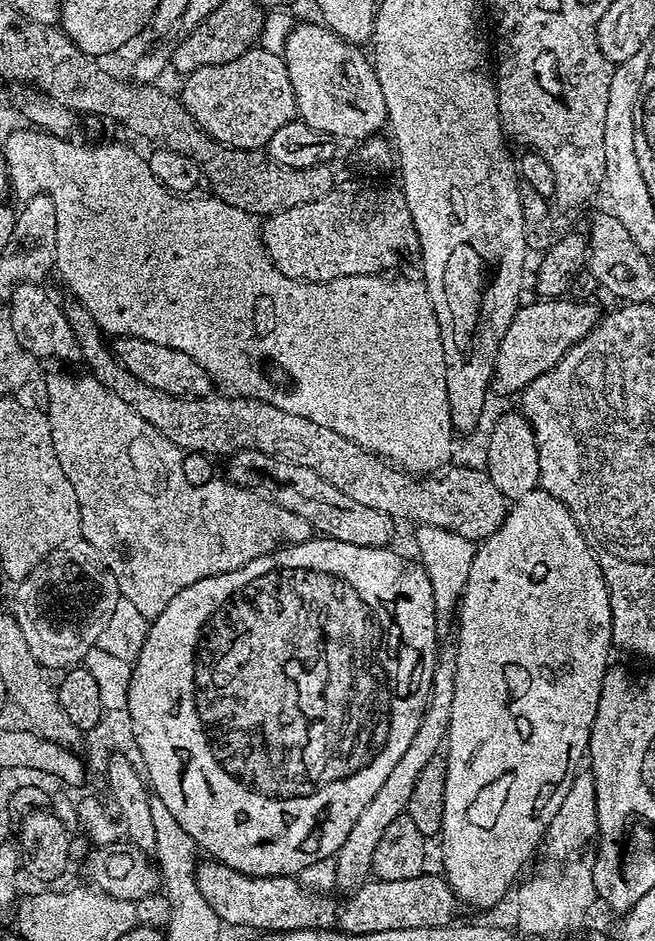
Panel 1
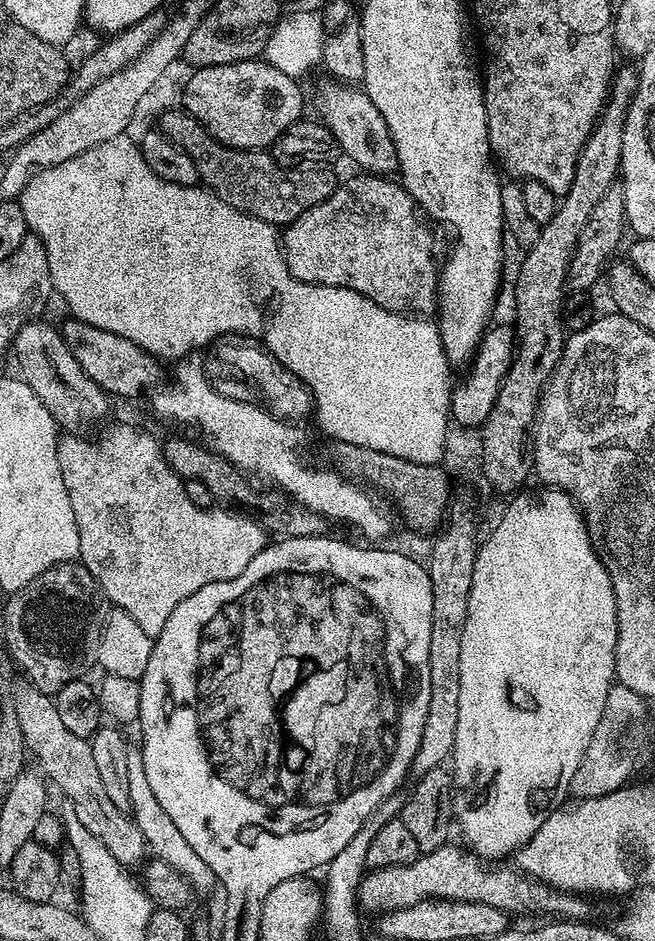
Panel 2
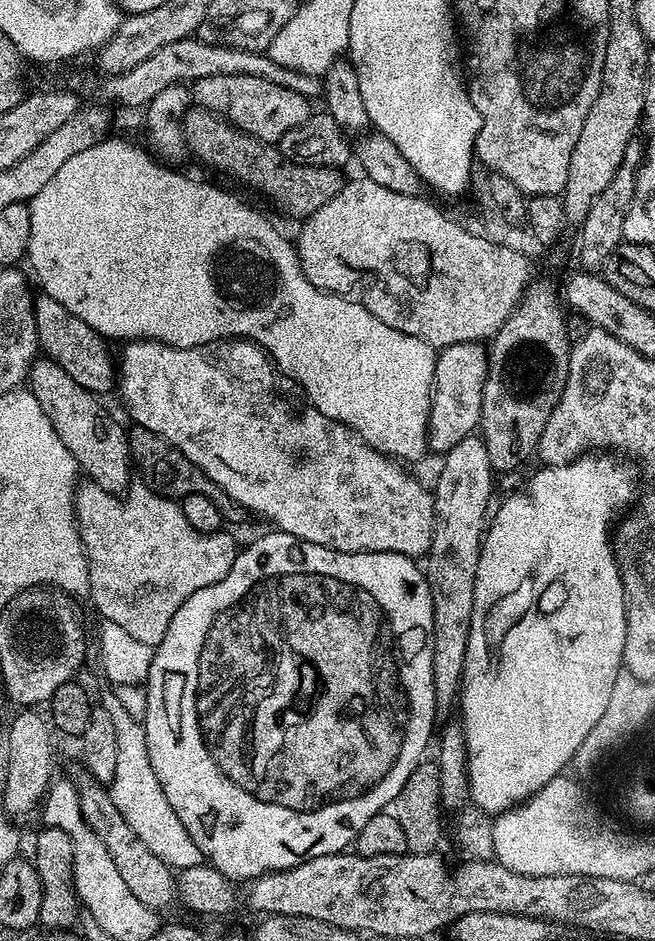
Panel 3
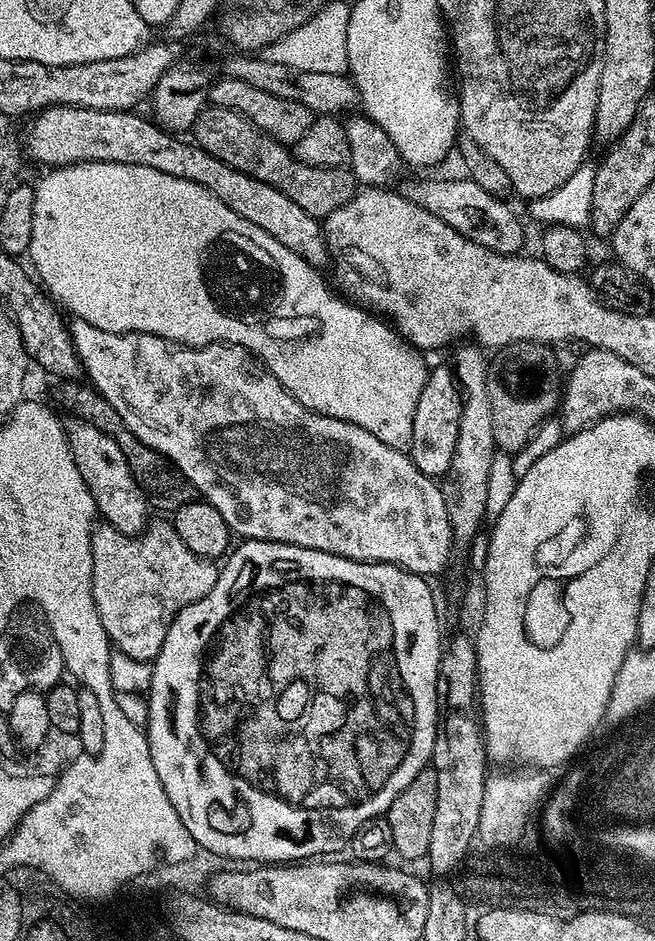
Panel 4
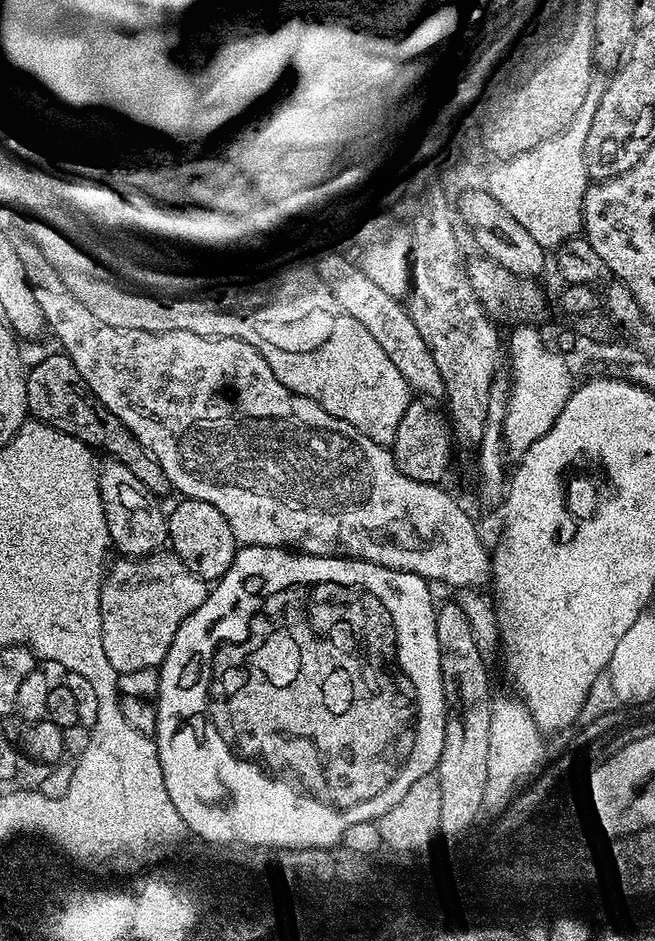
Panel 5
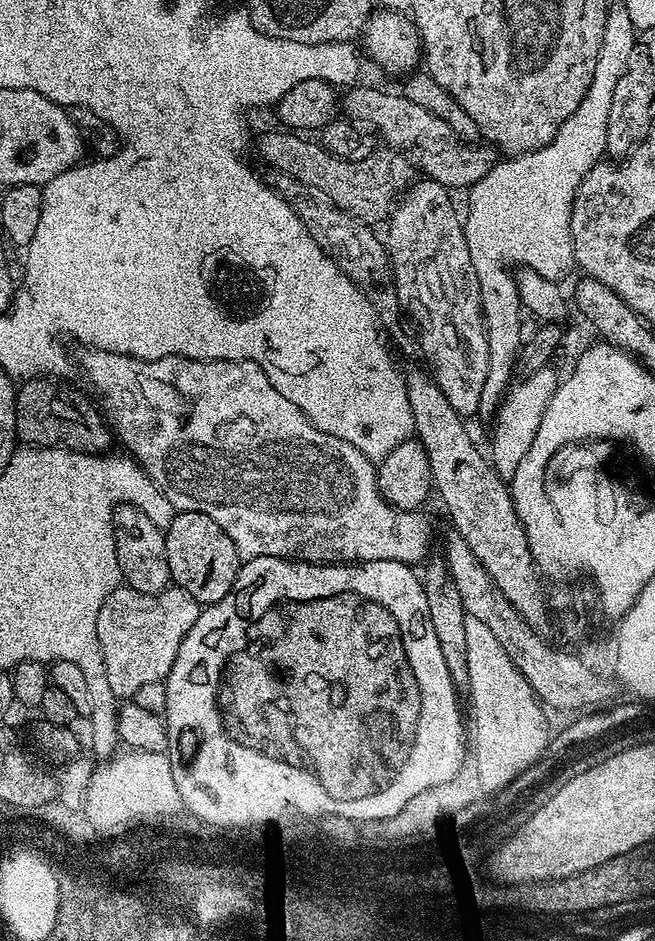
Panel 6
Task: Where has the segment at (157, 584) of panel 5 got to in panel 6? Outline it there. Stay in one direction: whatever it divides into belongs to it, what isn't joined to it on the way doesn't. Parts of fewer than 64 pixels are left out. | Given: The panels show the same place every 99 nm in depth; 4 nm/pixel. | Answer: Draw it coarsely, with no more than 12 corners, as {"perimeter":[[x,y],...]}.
{"perimeter":[[115,588],[98,610],[110,690],[167,680],[202,606]]}

